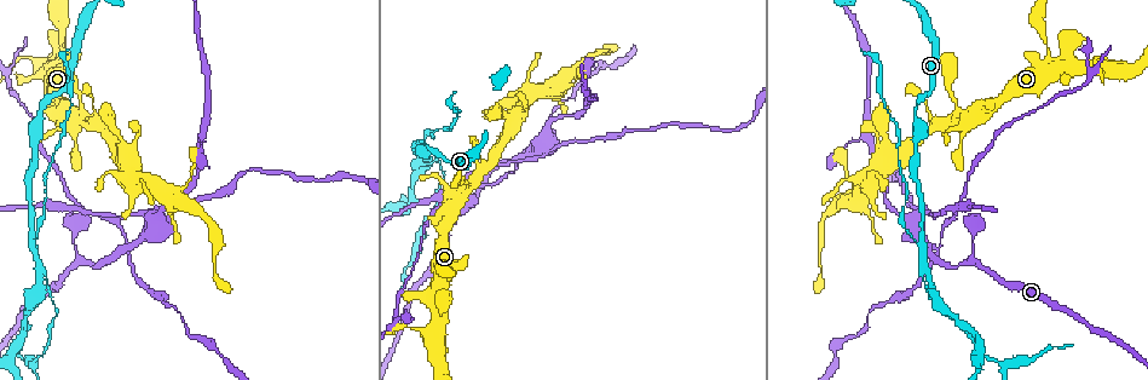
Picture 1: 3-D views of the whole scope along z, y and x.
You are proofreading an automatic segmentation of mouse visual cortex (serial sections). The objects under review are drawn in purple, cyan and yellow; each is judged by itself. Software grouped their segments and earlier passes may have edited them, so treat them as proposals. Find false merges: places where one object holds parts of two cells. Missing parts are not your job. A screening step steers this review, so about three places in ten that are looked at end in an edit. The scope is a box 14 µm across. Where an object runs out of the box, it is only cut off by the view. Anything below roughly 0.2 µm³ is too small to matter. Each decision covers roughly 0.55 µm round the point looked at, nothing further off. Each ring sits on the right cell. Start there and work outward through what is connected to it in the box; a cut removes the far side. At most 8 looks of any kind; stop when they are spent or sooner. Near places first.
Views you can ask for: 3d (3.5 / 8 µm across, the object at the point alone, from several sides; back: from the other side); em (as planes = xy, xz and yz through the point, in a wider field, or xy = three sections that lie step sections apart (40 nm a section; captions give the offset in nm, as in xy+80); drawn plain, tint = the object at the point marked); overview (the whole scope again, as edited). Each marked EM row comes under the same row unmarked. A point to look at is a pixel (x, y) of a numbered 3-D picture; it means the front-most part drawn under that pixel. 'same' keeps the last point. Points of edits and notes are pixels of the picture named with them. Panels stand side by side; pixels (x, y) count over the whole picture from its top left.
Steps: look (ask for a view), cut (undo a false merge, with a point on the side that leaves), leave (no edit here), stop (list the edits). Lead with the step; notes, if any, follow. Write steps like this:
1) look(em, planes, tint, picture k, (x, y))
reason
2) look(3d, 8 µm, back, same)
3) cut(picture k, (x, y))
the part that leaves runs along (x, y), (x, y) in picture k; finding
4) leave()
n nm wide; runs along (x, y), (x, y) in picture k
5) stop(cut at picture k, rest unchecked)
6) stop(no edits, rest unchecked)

look(3d, 3.5 µm, picture 1, (931, 248))
looks like a crossing

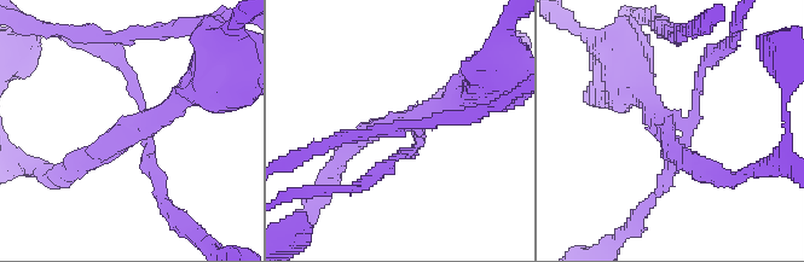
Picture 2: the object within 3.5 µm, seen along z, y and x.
look(em, xy, step 2, tint, picture 2, (141, 125))

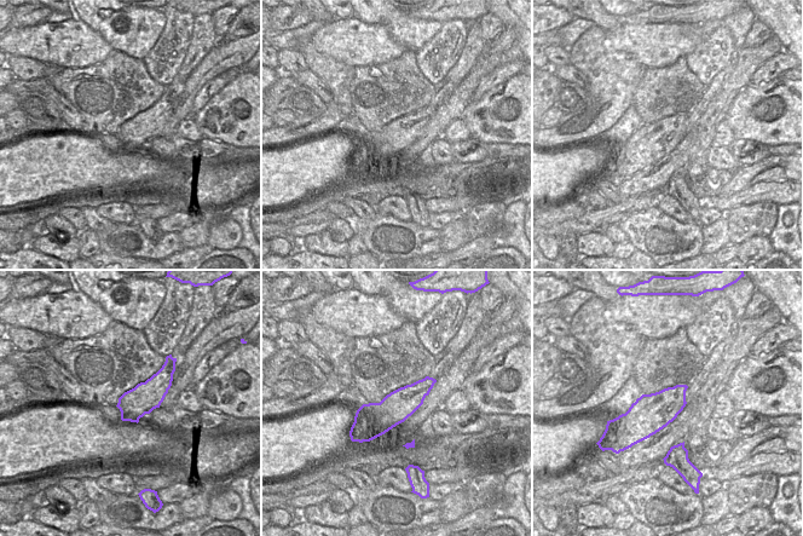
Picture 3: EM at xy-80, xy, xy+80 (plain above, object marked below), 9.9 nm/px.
cut(picture 2, (150, 169))
320 nm wide; two cells meet here

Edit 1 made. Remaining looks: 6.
look(overview)
redraw

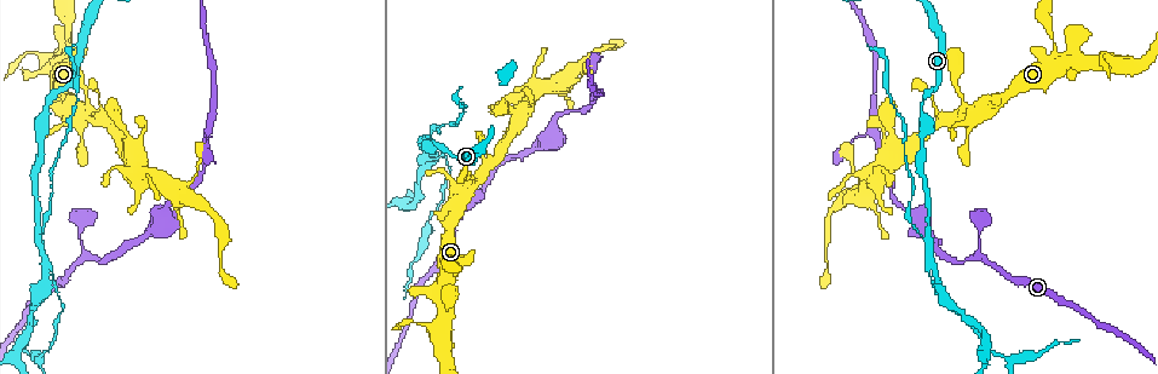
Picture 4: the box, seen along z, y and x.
look(3d, 3.5 µm, picture 4, (80, 237))
a narrow waist

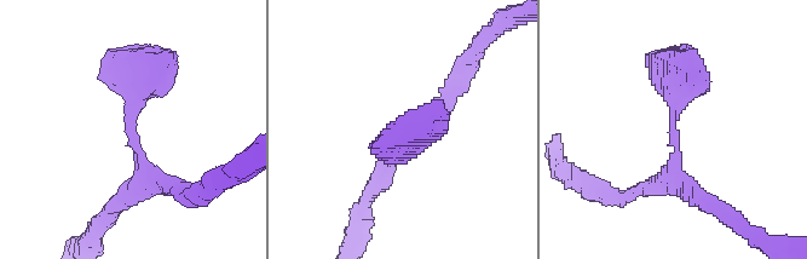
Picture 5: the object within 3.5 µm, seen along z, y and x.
look(em, xy, step 1, tint, picture 5, (673, 120))
now the EM

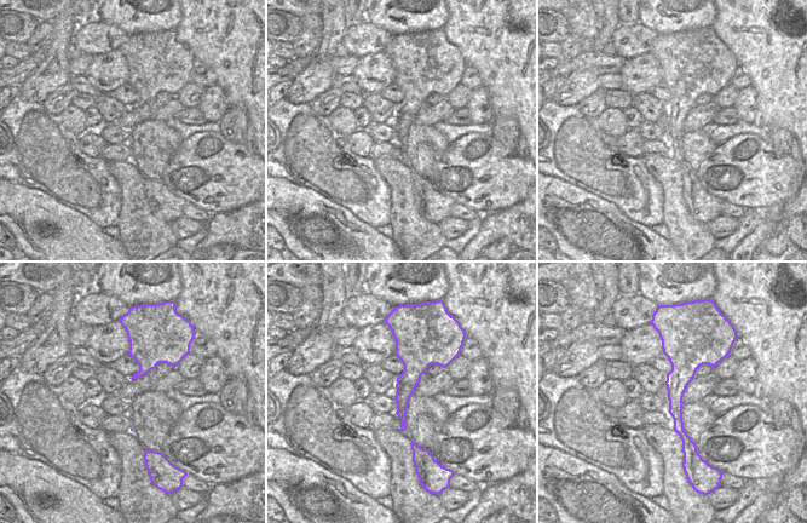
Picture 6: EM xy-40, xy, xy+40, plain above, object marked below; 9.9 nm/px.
leave()
all the same cell

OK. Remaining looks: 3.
look(3d, 3.5 µm, back, picture 4, (934, 280))
small branch off a trunk

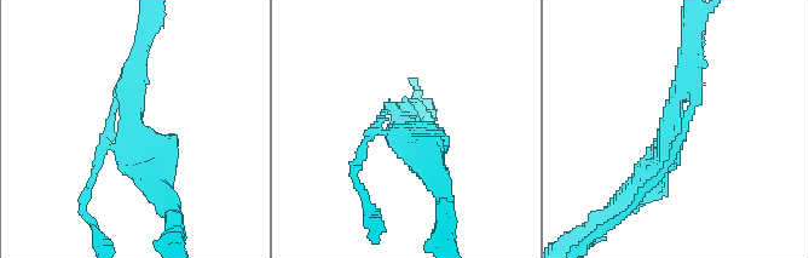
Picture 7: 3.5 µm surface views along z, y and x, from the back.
look(em, planes, tint, picture 7, (669, 133))

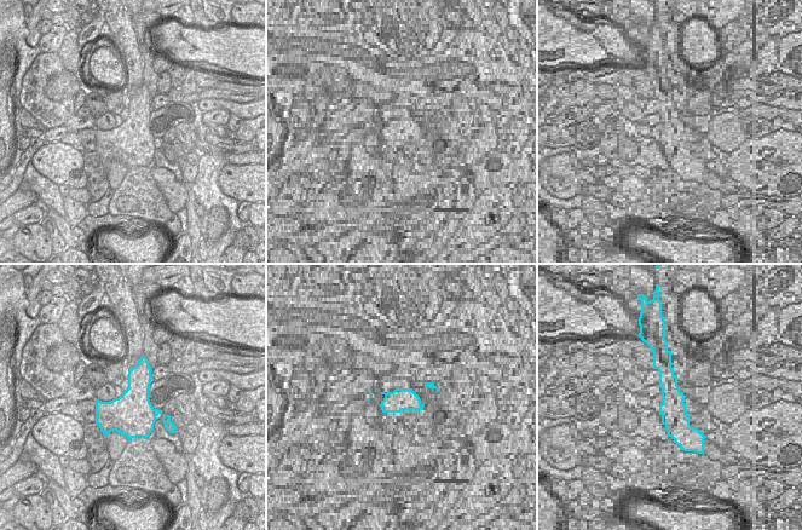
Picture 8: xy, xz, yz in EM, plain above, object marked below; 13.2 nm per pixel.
cut(picture 7, (360, 150))
a second cell is stuck on

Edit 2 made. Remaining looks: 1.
stop(cut at picture 2, cut at picture 7, rest unchecked)

